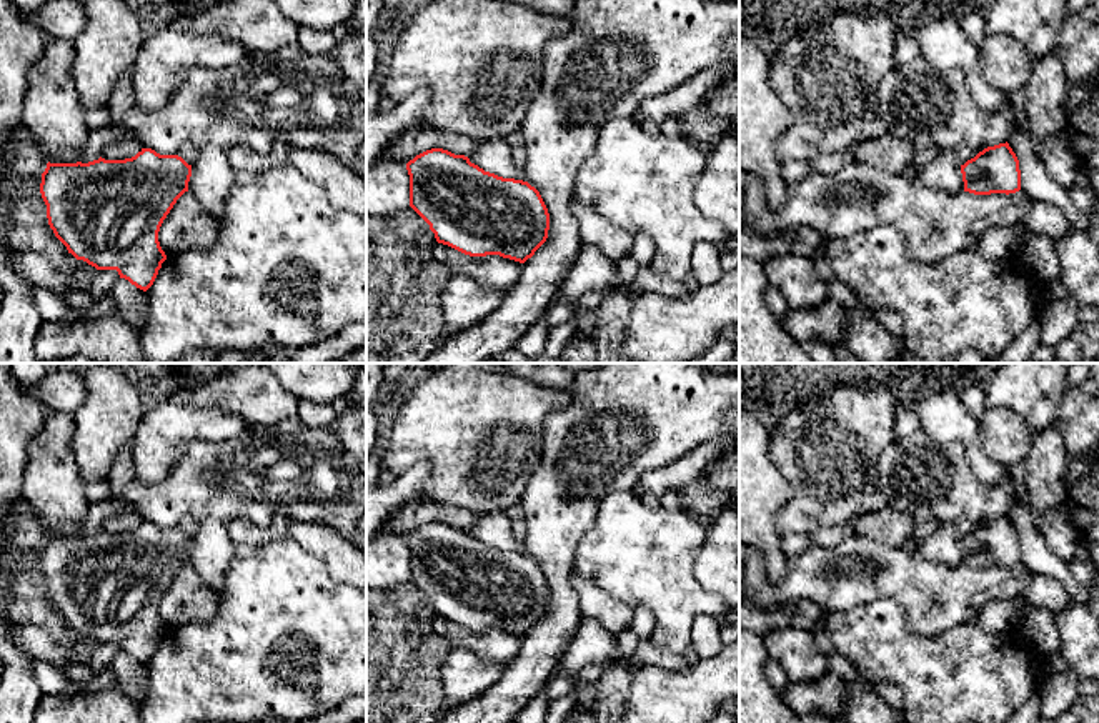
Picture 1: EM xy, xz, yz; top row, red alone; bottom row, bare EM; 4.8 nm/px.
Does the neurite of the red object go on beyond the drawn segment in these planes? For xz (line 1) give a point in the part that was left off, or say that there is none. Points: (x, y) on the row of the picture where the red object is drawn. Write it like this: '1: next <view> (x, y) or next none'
1: next none

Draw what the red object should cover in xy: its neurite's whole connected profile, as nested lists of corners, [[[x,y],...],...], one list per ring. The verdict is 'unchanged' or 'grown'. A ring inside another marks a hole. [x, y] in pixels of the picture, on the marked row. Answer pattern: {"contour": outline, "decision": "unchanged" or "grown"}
{"contour": [[[142,148],[125,160],[98,158],[88,163],[47,163],[40,193],[48,225],[77,260],[97,270],[117,270],[120,278],[147,292],[167,260],[158,232],[177,203],[188,192],[191,165],[178,155],[160,155]]], "decision": "unchanged"}

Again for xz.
{"contour": [[[431,148],[406,163],[410,207],[430,225],[438,243],[470,257],[500,255],[525,263],[546,242],[550,213],[528,182],[485,172],[465,155]]], "decision": "unchanged"}

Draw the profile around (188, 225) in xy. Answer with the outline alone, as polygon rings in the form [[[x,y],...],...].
[[[185,192],[163,220],[158,242],[167,257],[188,250],[206,250],[218,238],[218,220],[191,193]]]

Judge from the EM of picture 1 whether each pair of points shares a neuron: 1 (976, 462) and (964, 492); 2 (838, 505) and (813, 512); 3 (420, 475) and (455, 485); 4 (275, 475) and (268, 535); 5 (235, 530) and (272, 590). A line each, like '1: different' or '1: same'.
1: different
2: same
3: different
4: different
5: different

